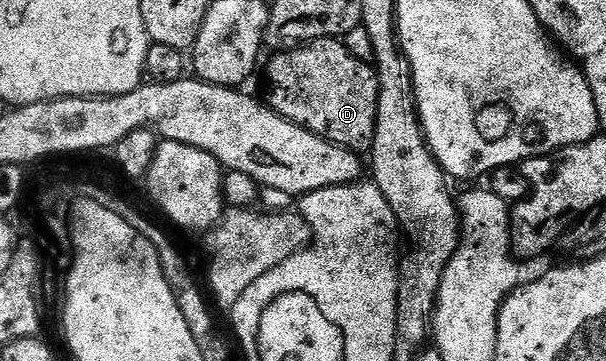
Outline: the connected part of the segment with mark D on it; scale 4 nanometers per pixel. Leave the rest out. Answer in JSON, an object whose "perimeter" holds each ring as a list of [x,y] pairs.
{"perimeter":[[[317,38],[273,57],[266,66],[269,109],[337,146],[355,152],[373,147],[378,76],[371,63],[356,60],[345,41],[337,38]]]}

